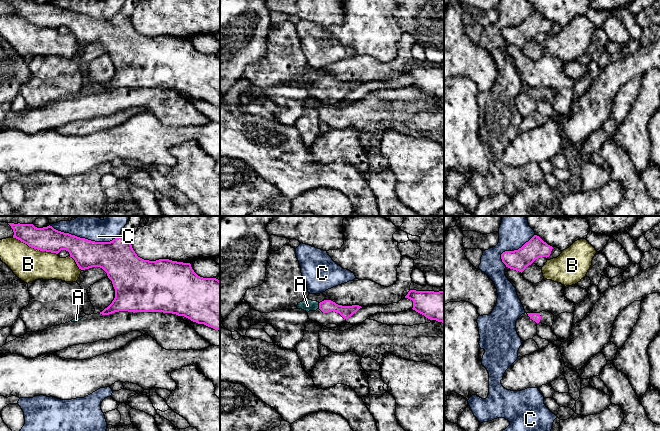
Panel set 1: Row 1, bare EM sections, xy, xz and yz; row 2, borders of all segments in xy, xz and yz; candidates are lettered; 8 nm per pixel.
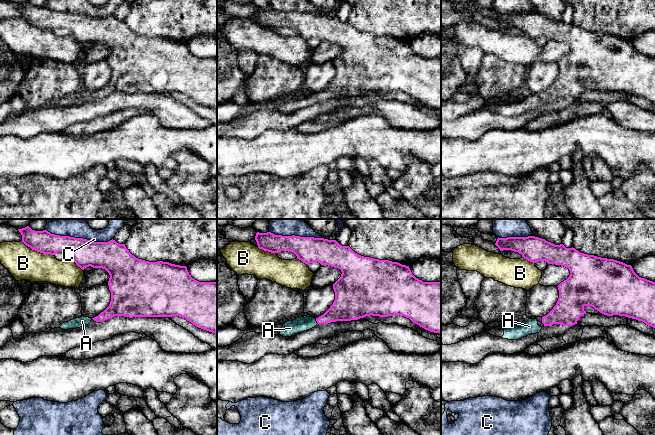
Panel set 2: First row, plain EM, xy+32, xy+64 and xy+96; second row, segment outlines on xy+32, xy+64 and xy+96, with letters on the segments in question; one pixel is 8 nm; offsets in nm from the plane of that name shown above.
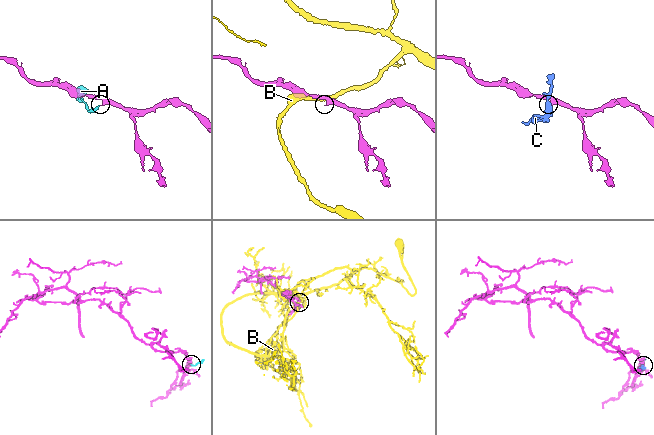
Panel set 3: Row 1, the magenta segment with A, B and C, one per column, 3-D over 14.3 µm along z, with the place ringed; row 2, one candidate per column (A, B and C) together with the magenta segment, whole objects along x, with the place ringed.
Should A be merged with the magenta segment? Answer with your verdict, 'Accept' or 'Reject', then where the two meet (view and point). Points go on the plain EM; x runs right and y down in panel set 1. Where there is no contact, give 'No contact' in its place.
Accept. Touches magenta at xz (319, 82)

